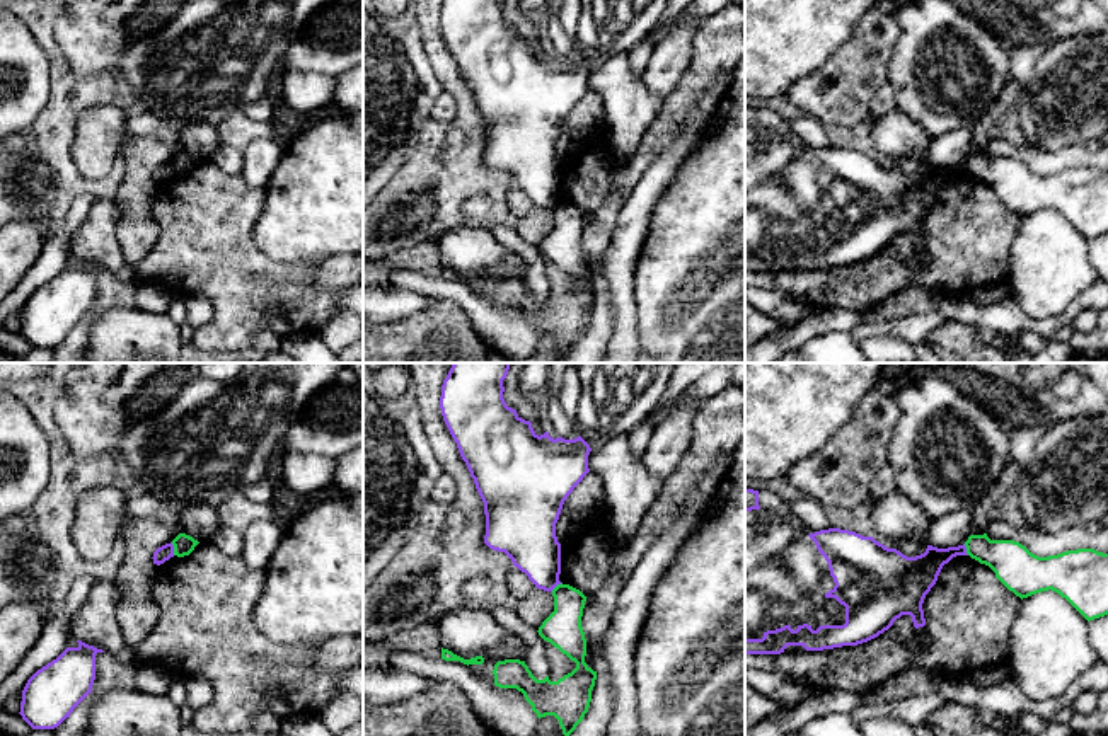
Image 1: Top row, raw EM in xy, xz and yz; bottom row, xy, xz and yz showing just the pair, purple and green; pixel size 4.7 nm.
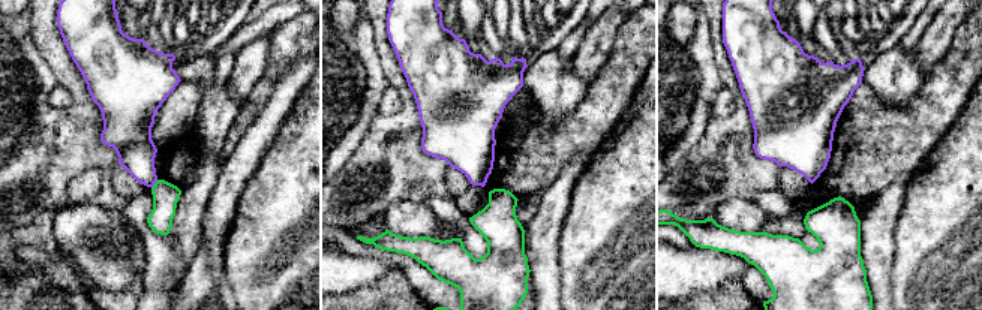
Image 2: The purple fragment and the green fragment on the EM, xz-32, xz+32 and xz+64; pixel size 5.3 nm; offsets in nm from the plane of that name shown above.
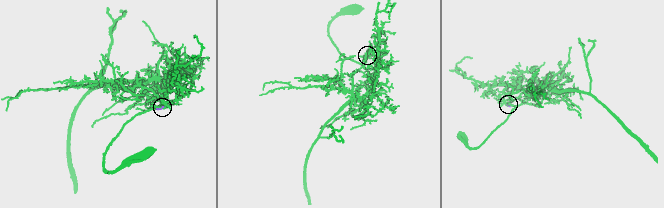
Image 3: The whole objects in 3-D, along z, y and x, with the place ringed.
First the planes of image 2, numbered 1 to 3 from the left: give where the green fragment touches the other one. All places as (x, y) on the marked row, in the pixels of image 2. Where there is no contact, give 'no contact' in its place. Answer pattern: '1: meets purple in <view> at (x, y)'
1: meets purple in xz-32 at (153, 184)
2: no contact
3: no contact

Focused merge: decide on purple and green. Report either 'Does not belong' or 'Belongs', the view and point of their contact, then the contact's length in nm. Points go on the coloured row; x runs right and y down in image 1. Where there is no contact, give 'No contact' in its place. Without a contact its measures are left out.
Does not belong. Touches purple at xy (173, 549). Shared border 70 nm

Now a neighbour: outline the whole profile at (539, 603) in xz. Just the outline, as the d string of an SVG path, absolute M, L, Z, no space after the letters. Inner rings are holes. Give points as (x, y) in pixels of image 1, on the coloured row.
M535 588L525 600L520 600L516 612L525 624L539 630L542 622L554 612L554 596L551 591Z

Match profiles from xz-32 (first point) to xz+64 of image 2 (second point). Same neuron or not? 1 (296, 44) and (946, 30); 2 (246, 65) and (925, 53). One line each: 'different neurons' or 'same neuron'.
1: different neurons
2: same neuron

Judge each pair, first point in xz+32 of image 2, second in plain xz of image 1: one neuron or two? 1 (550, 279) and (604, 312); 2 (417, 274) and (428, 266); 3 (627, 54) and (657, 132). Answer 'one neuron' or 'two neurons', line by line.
1: two neurons
2: two neurons
3: one neuron

